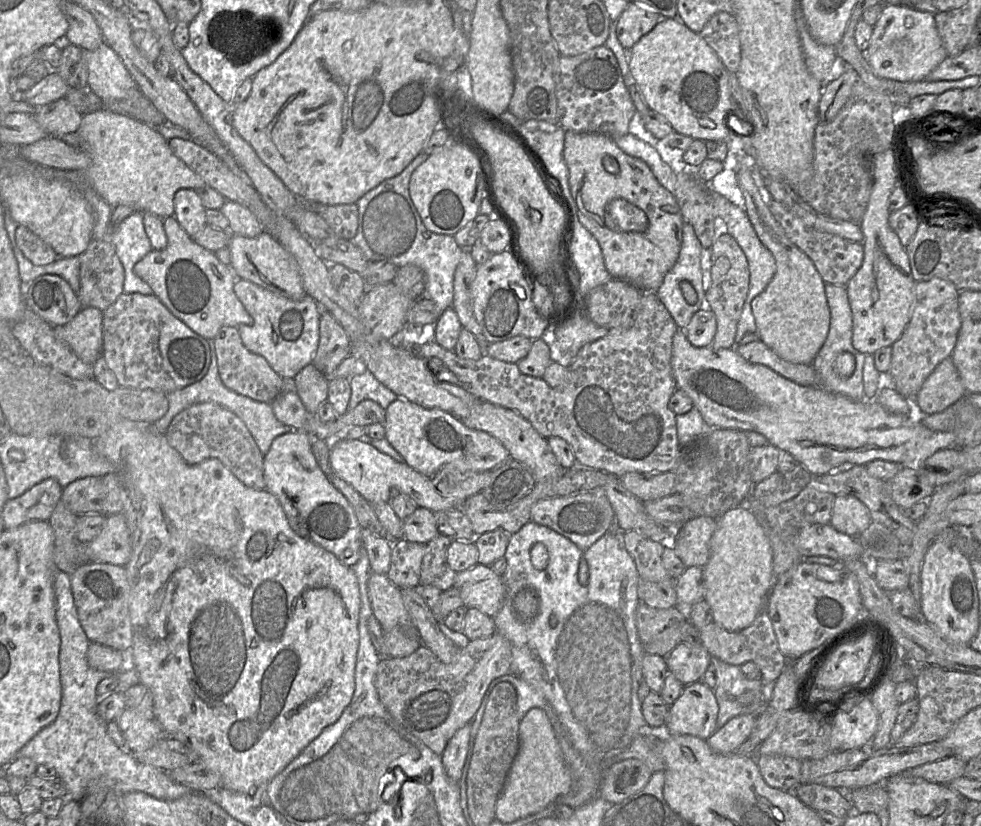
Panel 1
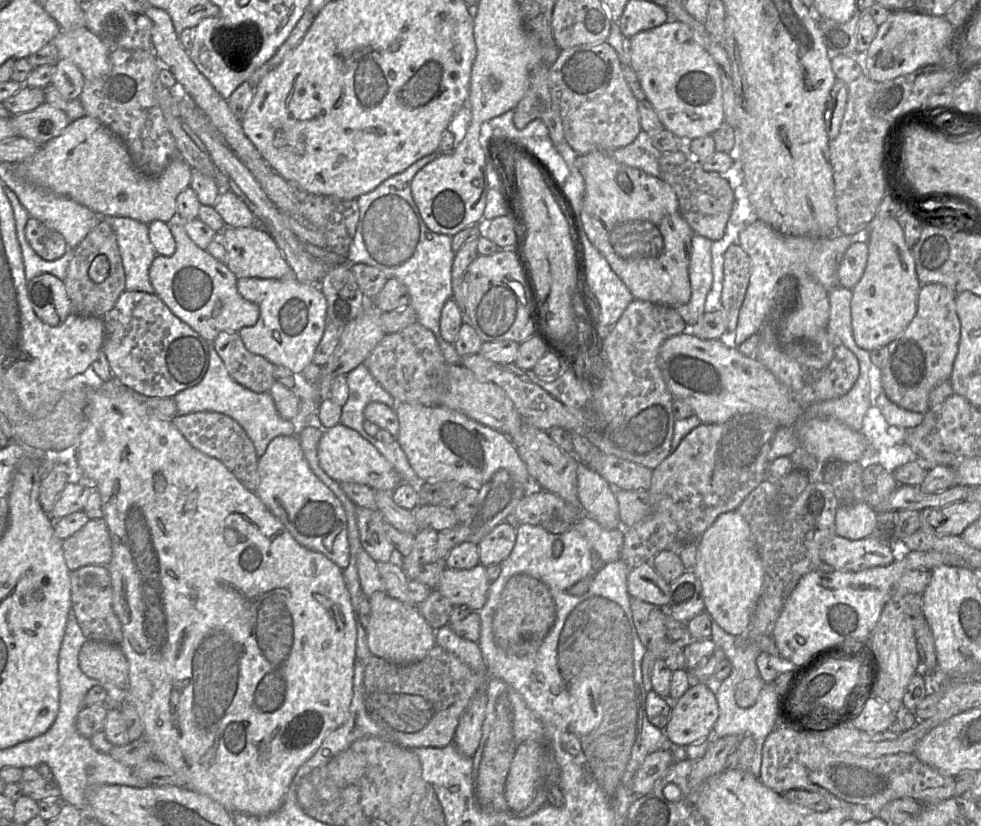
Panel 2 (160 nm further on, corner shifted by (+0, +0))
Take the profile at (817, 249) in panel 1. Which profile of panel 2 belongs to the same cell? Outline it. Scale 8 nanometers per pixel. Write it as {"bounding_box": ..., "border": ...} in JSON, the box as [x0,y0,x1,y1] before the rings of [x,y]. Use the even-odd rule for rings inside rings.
{"bounding_box":[838,241,867,290],"border":[[[858,241],[850,245],[838,266],[838,284],[852,290],[864,273],[867,259],[866,241]]]}

